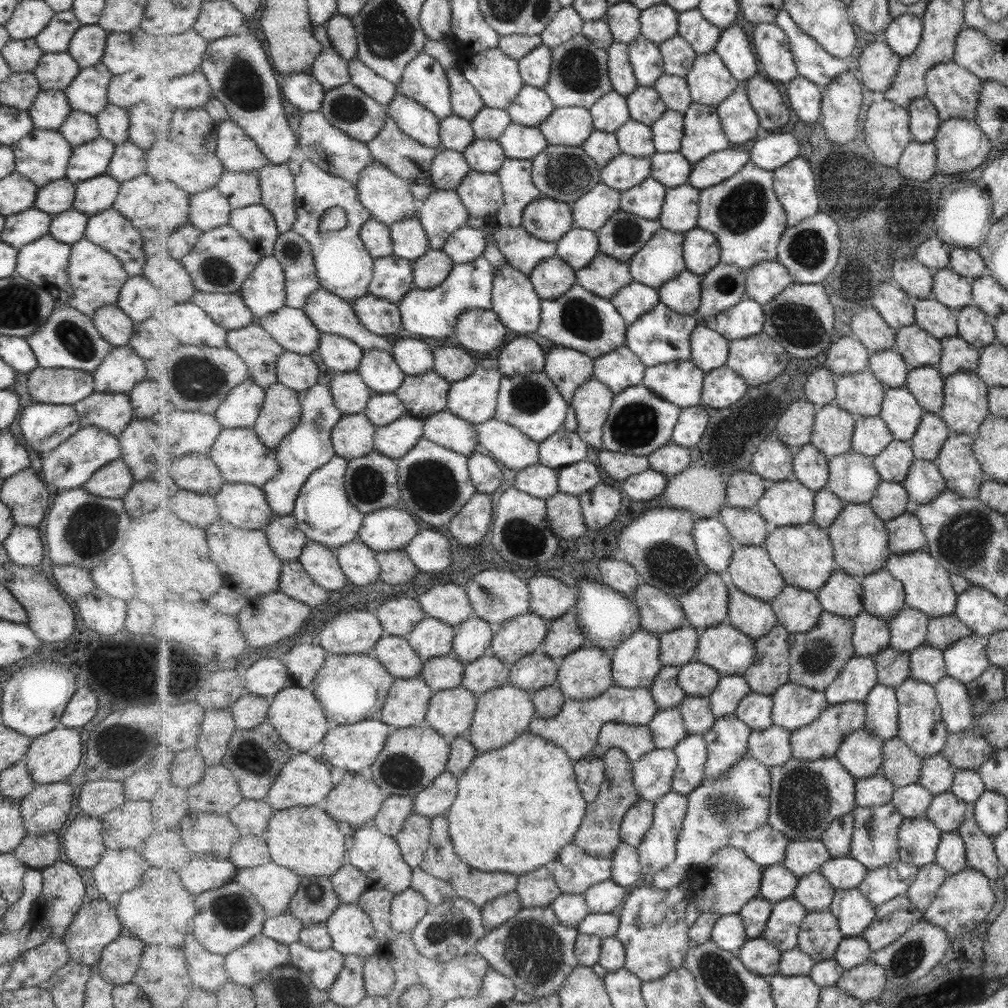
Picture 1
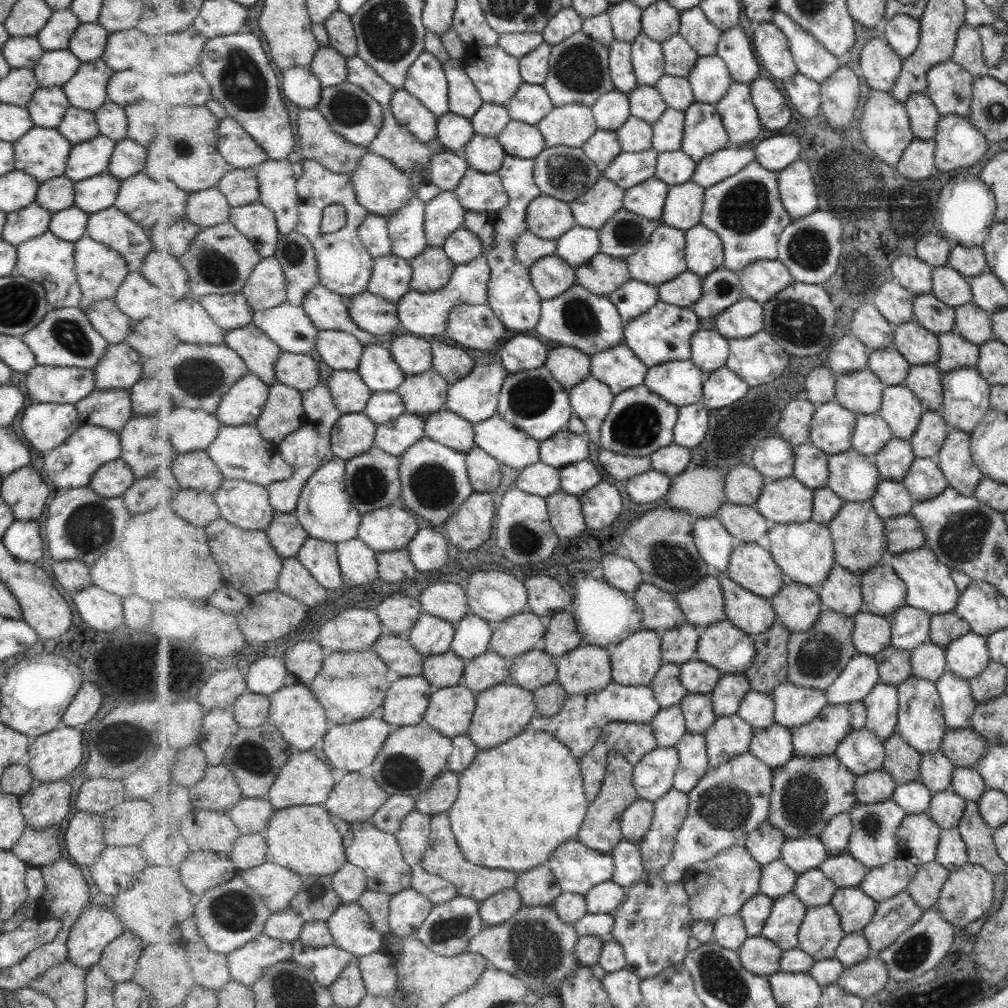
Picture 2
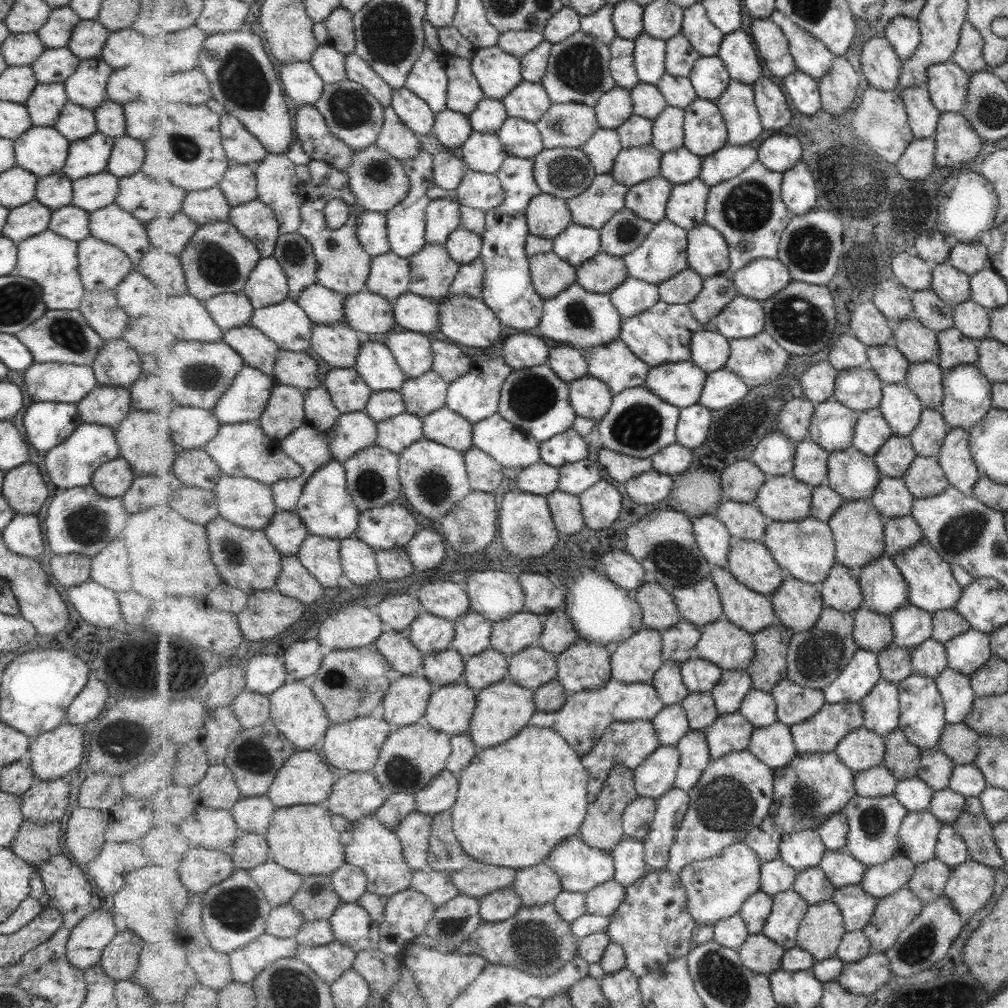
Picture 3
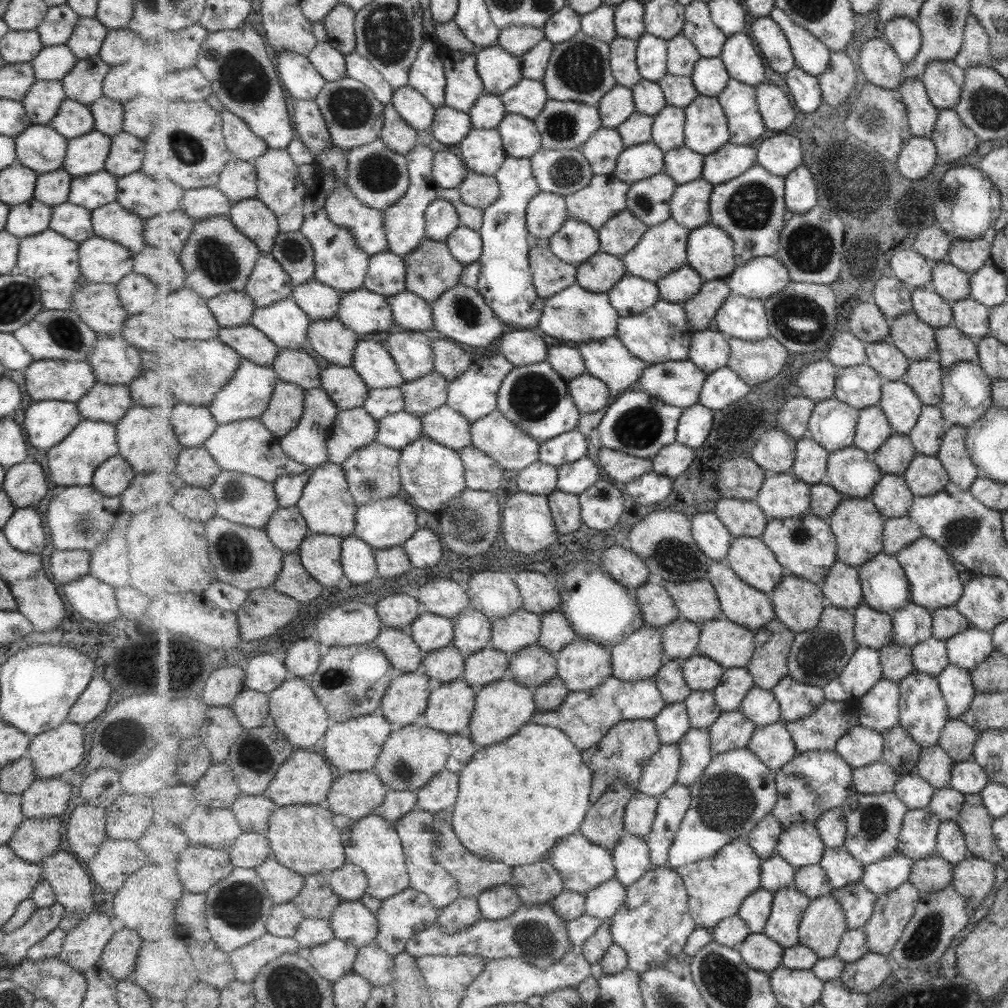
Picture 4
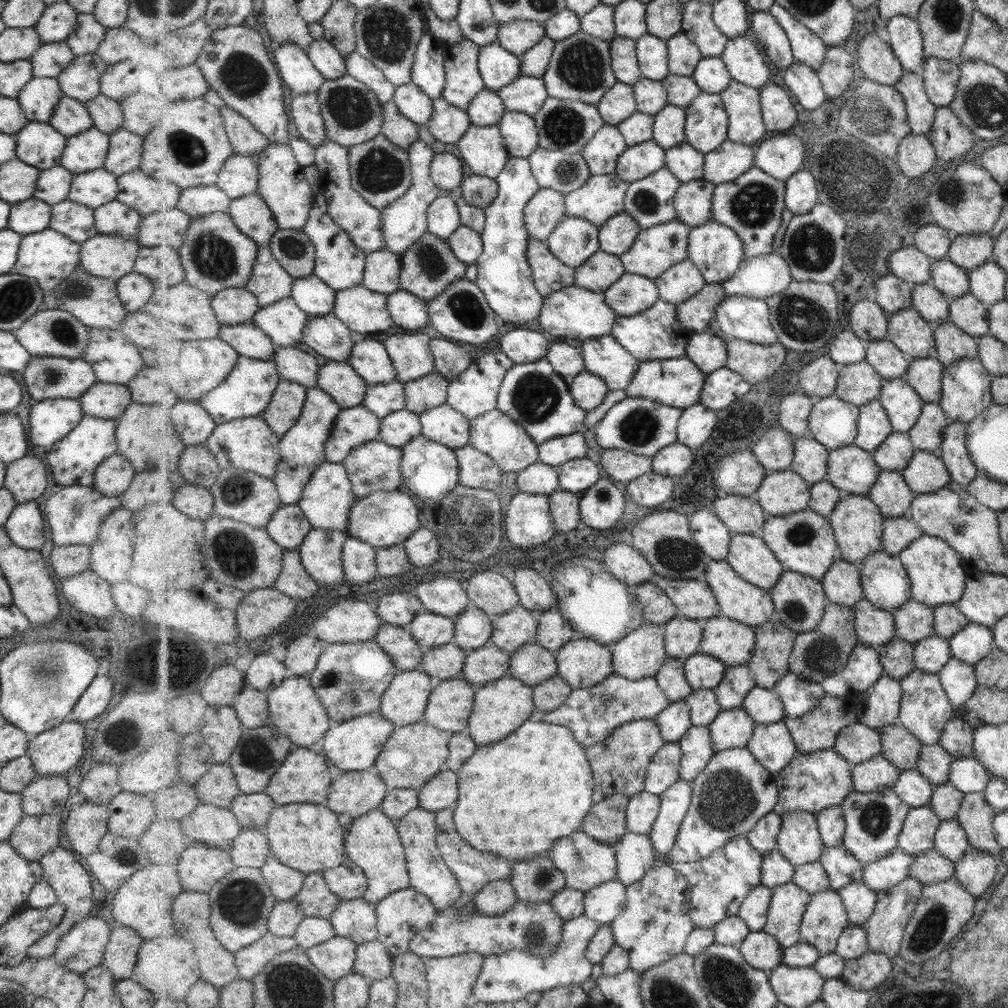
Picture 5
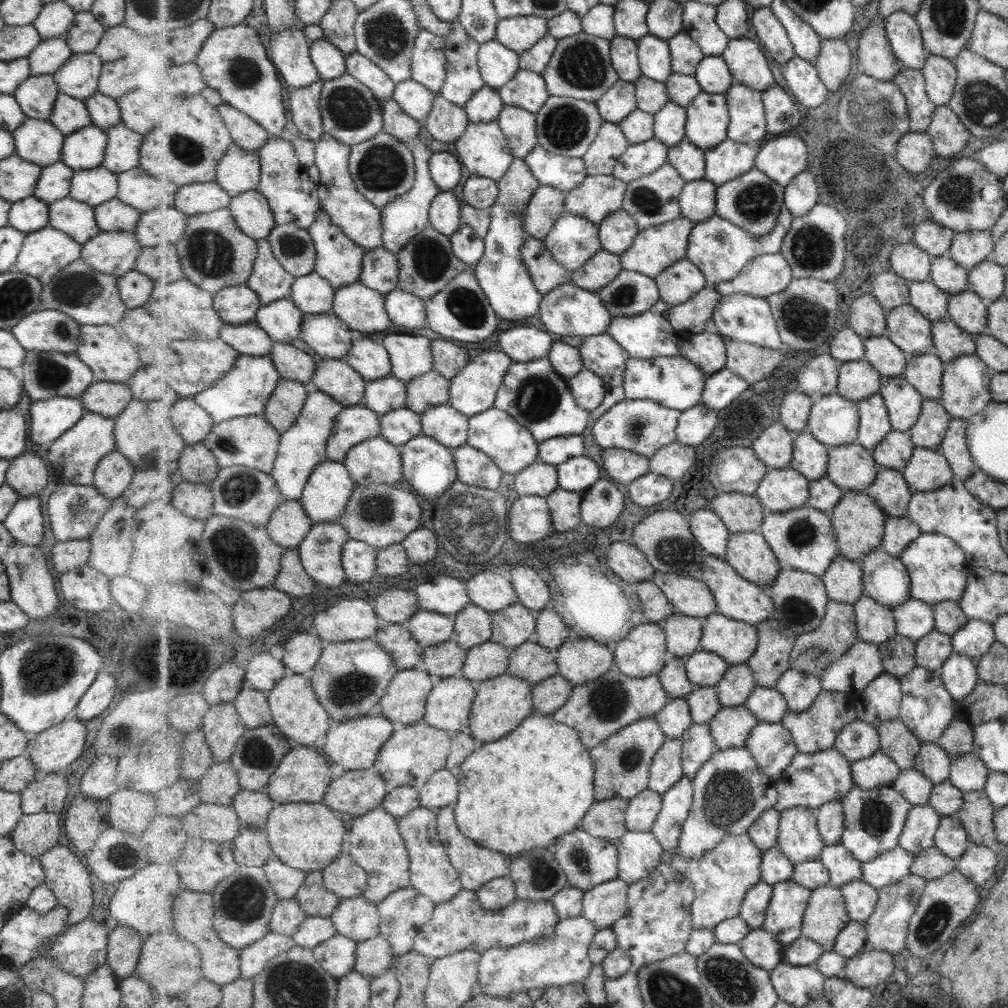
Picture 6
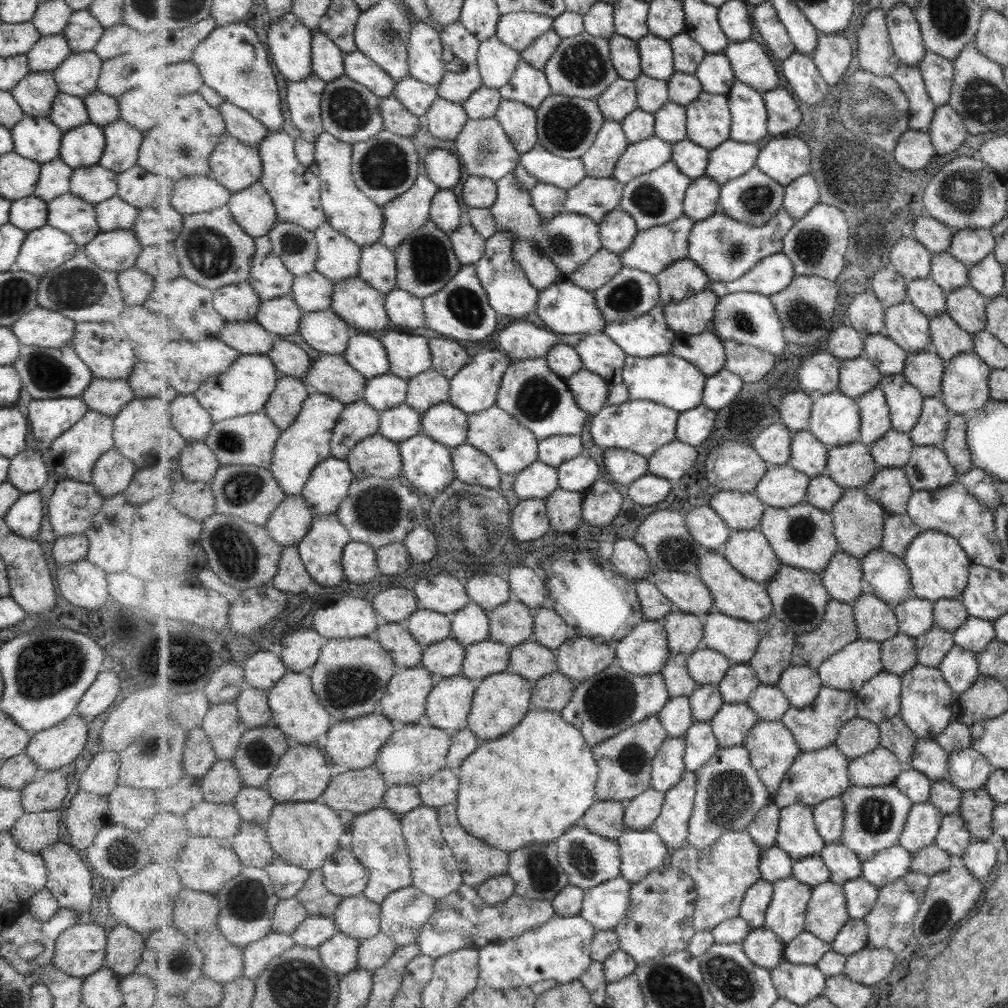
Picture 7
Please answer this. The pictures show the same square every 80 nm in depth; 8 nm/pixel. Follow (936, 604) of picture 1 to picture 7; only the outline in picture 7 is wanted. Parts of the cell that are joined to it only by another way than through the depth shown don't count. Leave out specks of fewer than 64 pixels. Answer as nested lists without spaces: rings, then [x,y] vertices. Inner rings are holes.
[[[925,530],[913,539],[903,556],[912,574],[914,596],[936,602],[955,599],[965,590],[972,561],[955,537],[940,530]]]

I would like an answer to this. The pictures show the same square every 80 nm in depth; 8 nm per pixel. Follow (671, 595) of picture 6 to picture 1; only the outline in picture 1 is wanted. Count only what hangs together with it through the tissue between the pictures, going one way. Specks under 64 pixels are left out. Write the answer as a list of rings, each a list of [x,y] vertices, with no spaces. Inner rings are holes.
[[[709,571],[695,588],[680,597],[688,624],[702,631],[729,616],[729,589],[720,573]]]

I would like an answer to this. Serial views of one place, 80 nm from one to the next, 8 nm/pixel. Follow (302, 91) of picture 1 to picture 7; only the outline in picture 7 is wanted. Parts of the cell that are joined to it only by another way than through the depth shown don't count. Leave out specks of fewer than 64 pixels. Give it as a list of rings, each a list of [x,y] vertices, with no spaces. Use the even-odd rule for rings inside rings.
[[[288,12],[269,26],[269,52],[284,82],[303,82],[314,74],[312,63],[313,34],[297,15]]]

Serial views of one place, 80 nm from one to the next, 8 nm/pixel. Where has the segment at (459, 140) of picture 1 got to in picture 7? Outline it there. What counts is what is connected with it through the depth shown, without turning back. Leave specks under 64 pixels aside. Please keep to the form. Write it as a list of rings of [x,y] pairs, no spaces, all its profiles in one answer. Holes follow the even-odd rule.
[[[439,98],[426,114],[428,130],[435,138],[452,140],[464,131],[468,123],[468,112],[464,105],[457,104],[445,98]]]

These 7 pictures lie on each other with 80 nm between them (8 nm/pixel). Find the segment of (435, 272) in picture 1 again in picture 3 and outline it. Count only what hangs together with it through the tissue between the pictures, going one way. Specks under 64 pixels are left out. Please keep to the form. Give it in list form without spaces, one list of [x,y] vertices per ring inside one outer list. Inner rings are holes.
[[[428,243],[416,256],[411,257],[411,293],[442,302],[450,295],[453,281],[462,266],[449,255],[444,245]]]

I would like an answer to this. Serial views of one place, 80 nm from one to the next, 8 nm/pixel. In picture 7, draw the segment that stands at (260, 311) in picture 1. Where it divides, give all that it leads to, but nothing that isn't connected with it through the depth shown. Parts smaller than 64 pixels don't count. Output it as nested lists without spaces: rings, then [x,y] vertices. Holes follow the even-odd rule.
[[[269,236],[256,240],[256,256],[253,257],[249,282],[262,302],[292,295],[296,276],[287,269],[284,261],[273,253]]]

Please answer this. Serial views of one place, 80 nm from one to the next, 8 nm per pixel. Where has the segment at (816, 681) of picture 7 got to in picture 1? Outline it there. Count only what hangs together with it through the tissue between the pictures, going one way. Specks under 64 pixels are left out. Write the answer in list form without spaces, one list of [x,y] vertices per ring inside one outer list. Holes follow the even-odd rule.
[[[792,681],[780,686],[772,695],[772,699],[774,703],[774,725],[787,728],[791,733],[797,731],[797,728],[807,727],[812,724],[830,706],[825,691],[818,691]]]

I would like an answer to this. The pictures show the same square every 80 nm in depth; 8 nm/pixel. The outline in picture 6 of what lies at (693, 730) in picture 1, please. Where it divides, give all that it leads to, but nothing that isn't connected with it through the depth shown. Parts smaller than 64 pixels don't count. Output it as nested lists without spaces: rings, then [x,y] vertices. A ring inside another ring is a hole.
[[[696,687],[685,698],[692,710],[692,720],[696,724],[710,724],[723,708],[718,687]]]

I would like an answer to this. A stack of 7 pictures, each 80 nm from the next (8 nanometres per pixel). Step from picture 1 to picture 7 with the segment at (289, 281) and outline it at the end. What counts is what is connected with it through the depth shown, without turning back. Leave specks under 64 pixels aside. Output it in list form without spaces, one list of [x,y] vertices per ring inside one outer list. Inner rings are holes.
[[[278,223],[272,232],[269,232],[269,239],[273,244],[273,253],[277,254],[284,261],[285,266],[296,277],[308,275],[316,269],[318,258],[318,244],[316,234],[309,229],[305,229],[297,224]]]

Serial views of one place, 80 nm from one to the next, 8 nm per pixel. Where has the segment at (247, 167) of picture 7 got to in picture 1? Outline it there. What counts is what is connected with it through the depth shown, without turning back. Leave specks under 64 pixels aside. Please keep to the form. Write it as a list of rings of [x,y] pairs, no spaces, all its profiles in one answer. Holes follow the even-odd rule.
[[[225,171],[217,188],[223,196],[228,197],[234,209],[262,204],[258,173]]]

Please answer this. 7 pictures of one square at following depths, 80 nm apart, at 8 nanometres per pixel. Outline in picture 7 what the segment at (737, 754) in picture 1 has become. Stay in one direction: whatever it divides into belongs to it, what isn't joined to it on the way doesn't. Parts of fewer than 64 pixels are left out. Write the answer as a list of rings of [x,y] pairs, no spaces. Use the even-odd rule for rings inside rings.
[[[725,703],[710,721],[720,747],[744,745],[761,719],[747,703]]]

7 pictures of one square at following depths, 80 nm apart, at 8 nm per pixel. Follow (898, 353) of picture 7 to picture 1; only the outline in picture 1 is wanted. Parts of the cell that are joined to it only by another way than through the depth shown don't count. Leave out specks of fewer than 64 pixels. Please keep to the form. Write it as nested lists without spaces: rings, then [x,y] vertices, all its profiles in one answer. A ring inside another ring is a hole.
[[[893,350],[874,351],[870,355],[870,371],[886,387],[899,388],[907,384],[912,367],[904,356]]]

